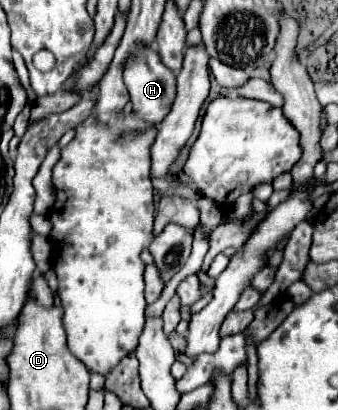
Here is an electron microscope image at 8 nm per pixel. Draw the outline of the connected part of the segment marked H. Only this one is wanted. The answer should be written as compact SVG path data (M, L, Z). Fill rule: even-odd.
M141 48L137 50L137 54L133 54L133 58L129 60L125 72L123 72L123 80L125 86L131 94L131 104L133 104L133 112L147 122L153 128L159 128L159 124L163 122L163 118L169 114L171 104L175 100L175 74L169 72L169 68L165 68L161 64L161 58L157 56L155 50L151 48Z

